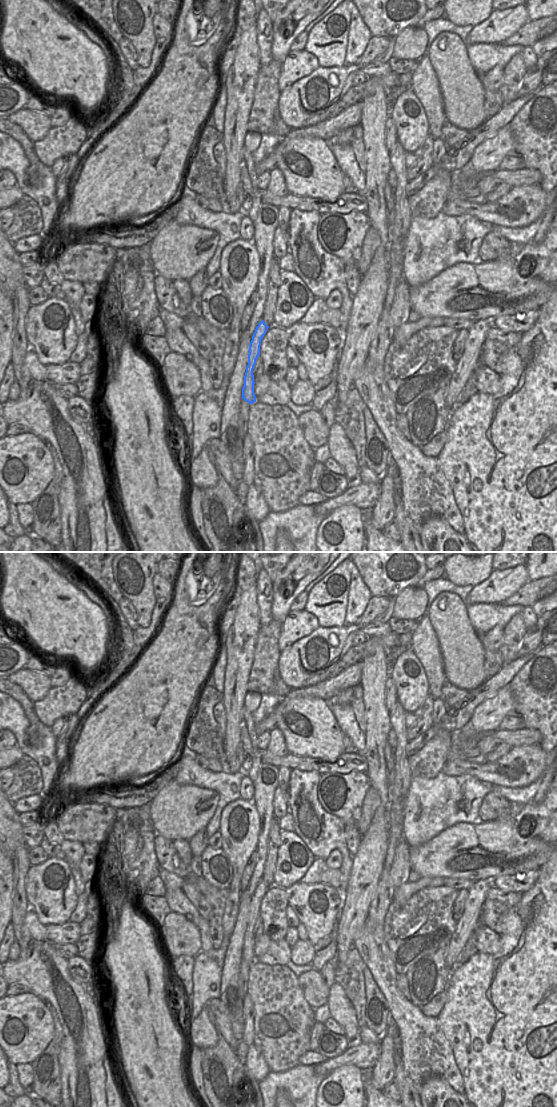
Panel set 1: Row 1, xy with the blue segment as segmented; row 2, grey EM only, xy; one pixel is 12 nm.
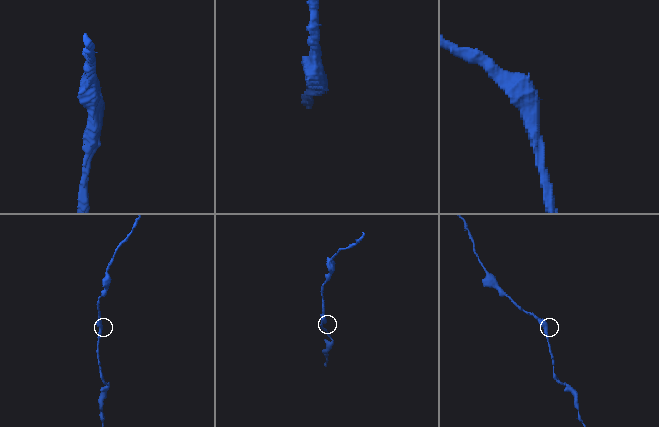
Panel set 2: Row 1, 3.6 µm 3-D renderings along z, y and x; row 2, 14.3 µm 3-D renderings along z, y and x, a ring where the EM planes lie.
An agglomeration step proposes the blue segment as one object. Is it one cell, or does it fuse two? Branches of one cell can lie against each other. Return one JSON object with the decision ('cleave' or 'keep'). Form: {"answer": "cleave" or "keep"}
{"answer": "keep"}

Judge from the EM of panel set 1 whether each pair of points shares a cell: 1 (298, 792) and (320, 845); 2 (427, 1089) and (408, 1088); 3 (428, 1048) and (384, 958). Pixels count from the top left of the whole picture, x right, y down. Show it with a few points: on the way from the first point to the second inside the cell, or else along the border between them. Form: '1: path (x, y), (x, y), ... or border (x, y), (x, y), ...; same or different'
1: path (303, 805), (318, 832); same
2: border (418, 1090), (420, 1096); different
3: path (414, 1026), (393, 997), (386, 980); same

